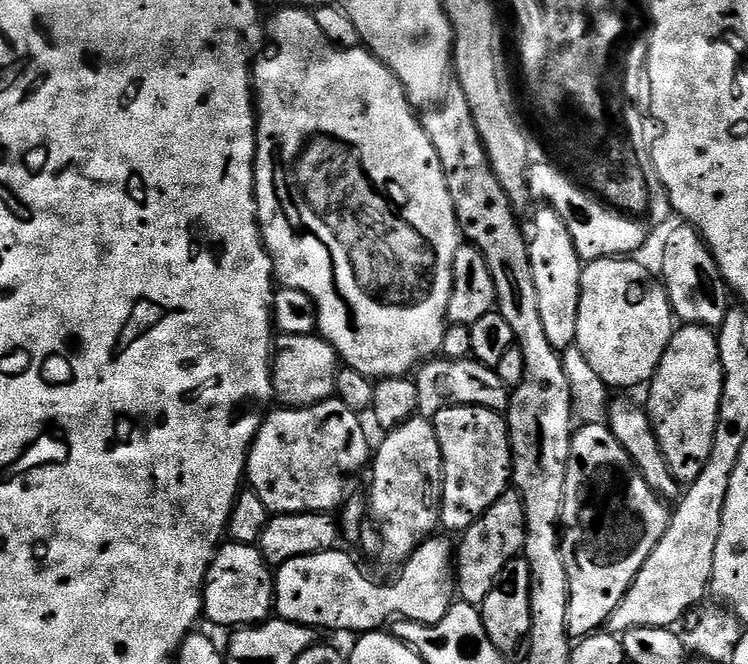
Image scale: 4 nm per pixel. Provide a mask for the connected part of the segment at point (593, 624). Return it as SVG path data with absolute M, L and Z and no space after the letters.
M607 423L580 424L573 431L560 515L560 549L572 595L568 607L569 637L591 636L607 625L646 558L666 534L669 519L669 505L649 486Z

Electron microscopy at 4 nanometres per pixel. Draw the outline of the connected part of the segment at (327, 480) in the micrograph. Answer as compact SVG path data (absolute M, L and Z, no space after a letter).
M339 398L319 400L307 406L280 406L277 412L265 415L252 446L248 449L246 484L262 498L269 513L281 512L326 512L339 509L345 503L344 480L356 476L370 464L368 436L364 433L361 413L356 412Z

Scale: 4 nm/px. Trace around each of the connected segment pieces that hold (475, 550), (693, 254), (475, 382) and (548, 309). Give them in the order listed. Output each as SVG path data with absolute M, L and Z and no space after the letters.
M509 490L459 537L454 552L455 584L465 604L483 605L492 588L497 587L504 567L521 555L524 547L524 501L520 493Z
M683 222L671 233L666 244L664 266L660 274L665 288L668 289L673 315L679 321L703 324L711 328L718 328L723 324L730 310L730 298L732 299L730 289L708 244L691 224Z
M438 356L425 361L415 375L419 394L419 415L433 419L442 409L458 404L482 405L501 414L507 413L511 400L511 389L505 386L495 369L478 363L474 358L450 359Z
M540 206L540 209L537 210L536 217L532 220L532 232L530 228L528 257L534 278L534 290L538 290L538 311L542 317L542 326L546 330L546 338L550 342L550 346L554 346L558 350L571 348L575 345L578 334L578 302L580 301L584 269L578 250L574 246L574 238L570 238L570 230L566 228L566 222L555 209Z

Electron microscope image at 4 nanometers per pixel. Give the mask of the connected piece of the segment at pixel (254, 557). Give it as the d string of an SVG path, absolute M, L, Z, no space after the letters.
M231 542L221 543L216 550L216 556L208 567L208 577L204 579L204 607L203 615L208 616L212 624L221 624L227 630L235 630L249 624L260 624L269 619L274 612L274 601L276 599L276 585L274 583L274 572L264 555L260 553L259 547L254 544L233 544Z

